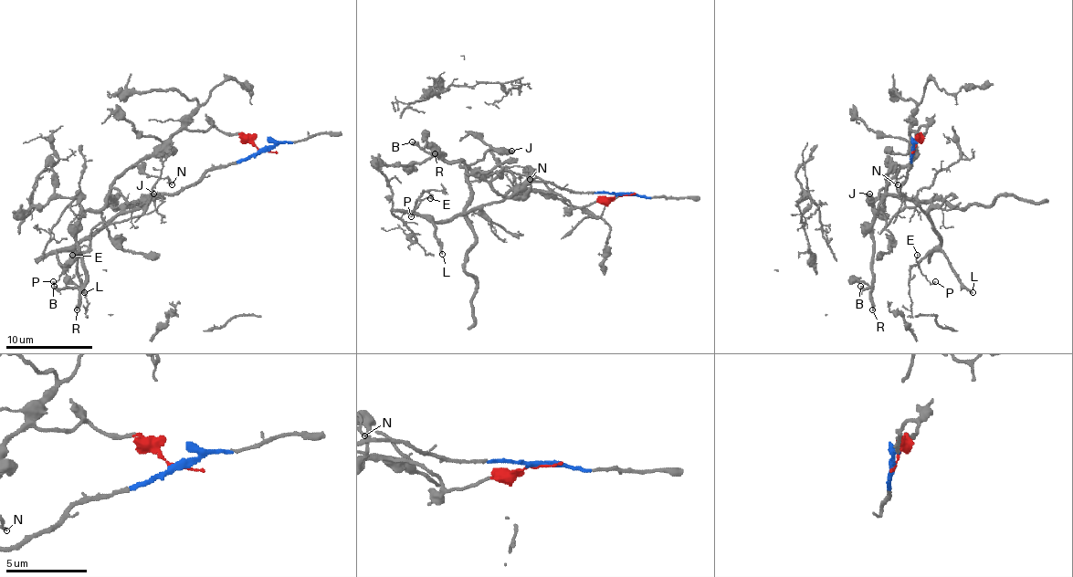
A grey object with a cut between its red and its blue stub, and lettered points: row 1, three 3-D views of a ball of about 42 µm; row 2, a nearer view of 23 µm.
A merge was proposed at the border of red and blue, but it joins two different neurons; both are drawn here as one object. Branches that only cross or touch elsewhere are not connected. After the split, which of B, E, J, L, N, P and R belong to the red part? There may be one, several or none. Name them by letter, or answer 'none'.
B, J, N, R

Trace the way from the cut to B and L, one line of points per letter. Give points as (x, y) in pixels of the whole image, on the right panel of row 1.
B: (914, 149), (917, 139), (927, 128), (909, 130), (914, 156), (890, 180), (873, 219), (873, 287), (859, 287)
L: (914, 149), (909, 167), (901, 182), (901, 193), (927, 216), (952, 271), (973, 293)

